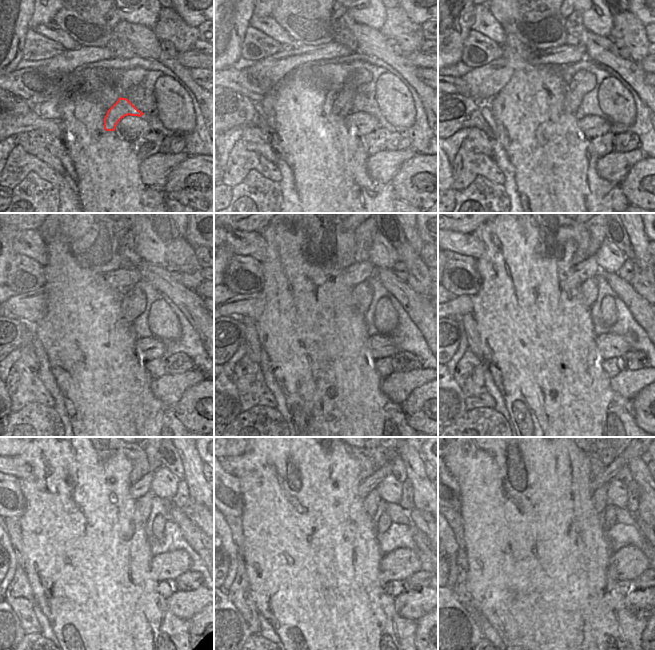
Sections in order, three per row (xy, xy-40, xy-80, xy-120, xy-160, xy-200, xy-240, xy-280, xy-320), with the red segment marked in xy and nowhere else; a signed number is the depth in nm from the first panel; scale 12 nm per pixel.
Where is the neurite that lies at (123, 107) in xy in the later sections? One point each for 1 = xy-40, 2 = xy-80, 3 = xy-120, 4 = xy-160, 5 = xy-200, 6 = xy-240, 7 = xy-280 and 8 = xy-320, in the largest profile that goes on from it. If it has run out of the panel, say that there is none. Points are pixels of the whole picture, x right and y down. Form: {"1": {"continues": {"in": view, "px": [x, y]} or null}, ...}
{"1": {"continues": {"in": "xy-40", "px": [342, 105]}}, "2": {"continues": {"in": "xy-80", "px": [583, 81]}}, "3": {"continues": {"in": "xy-120", "px": [134, 302]}}, "4": {"continues": {"in": "xy-160", "px": [362, 293]}}, "5": {"continues": {"in": "xy-200", "px": [589, 289]}}, "6": {"continues": {"in": "xy-240", "px": [143, 505]}}, "7": {"continues": {"in": "xy-280", "px": [370, 502]}}, "8": {"continues": {"in": "xy-320", "px": [599, 497]}}}

